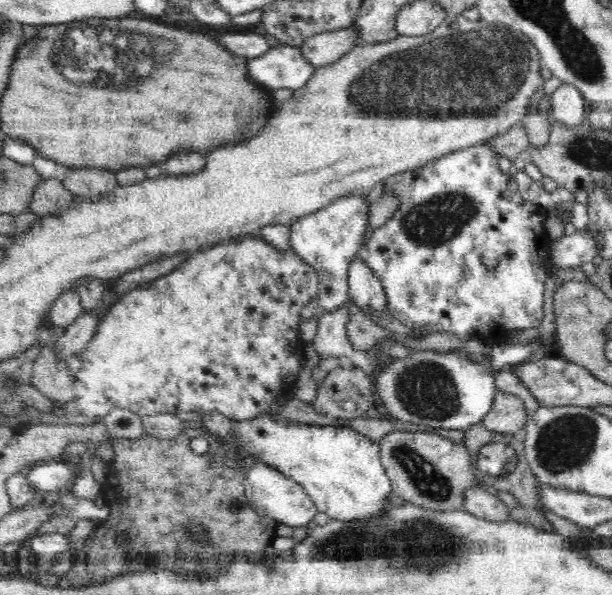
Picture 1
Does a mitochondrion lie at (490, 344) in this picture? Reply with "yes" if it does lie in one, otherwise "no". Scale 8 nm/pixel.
no

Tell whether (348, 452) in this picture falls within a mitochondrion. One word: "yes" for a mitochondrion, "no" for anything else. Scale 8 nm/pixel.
no

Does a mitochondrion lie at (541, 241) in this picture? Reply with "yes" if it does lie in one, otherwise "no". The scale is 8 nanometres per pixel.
no

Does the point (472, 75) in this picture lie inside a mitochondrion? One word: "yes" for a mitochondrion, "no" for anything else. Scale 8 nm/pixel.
yes

